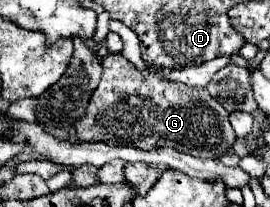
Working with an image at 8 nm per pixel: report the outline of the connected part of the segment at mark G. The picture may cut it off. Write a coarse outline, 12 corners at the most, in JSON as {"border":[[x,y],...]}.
{"border":[[109,53],[77,141],[219,159],[237,141],[207,89]]}

